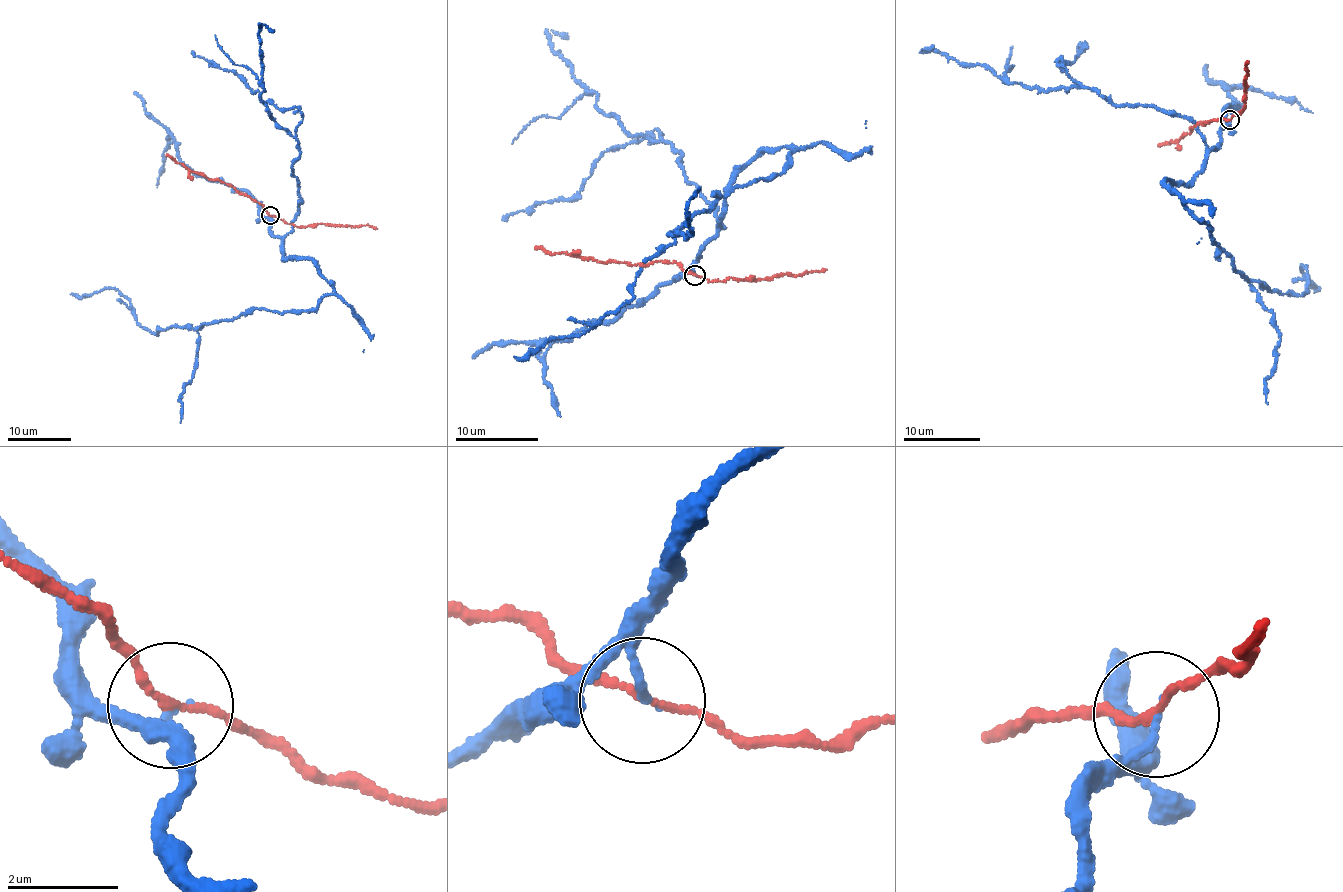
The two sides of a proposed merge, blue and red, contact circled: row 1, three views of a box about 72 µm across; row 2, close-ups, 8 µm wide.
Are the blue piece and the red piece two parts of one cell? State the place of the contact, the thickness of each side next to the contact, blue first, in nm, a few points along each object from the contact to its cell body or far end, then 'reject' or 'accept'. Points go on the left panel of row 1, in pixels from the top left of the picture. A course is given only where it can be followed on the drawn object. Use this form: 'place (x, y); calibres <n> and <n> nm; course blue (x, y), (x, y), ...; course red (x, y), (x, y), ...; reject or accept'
place (270, 215); calibres 140 and 140 nm; course blue (270, 216), (285, 258), (304, 256), (330, 282), (314, 310), (257, 308), (156, 336), (118, 290), (70, 294); course red (270, 216), (261, 204), (236, 192), (228, 184), (188, 170), (167, 154); reject

